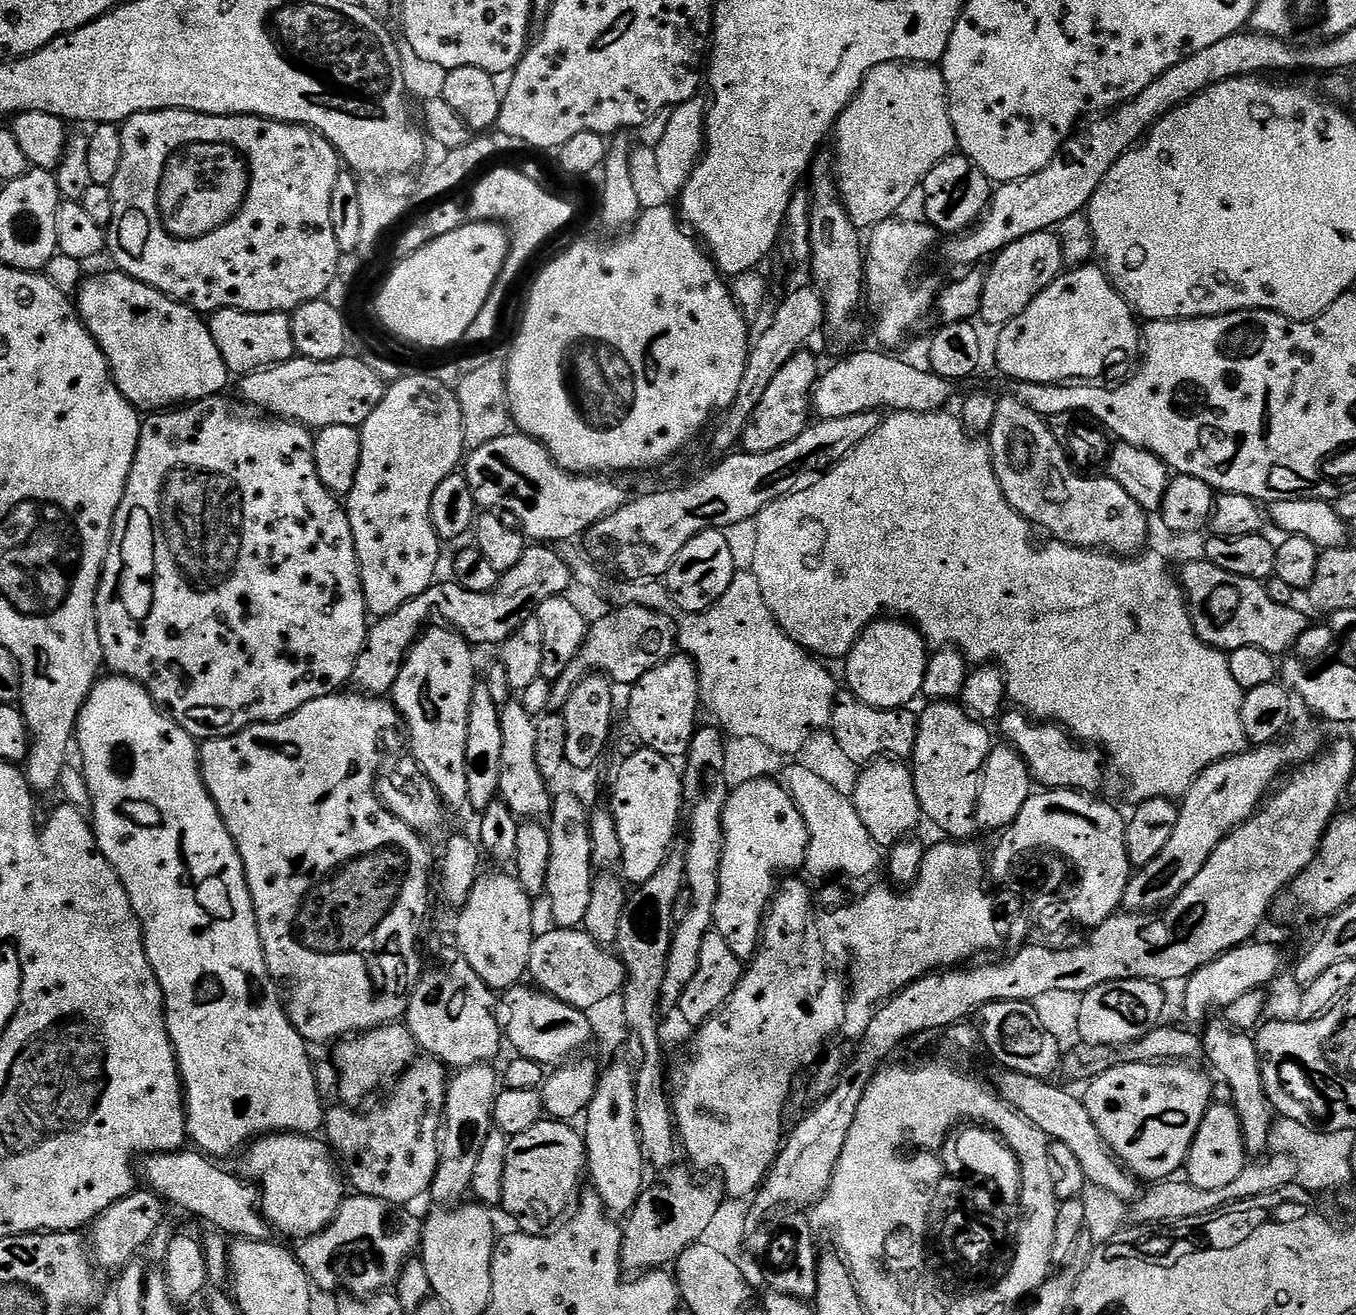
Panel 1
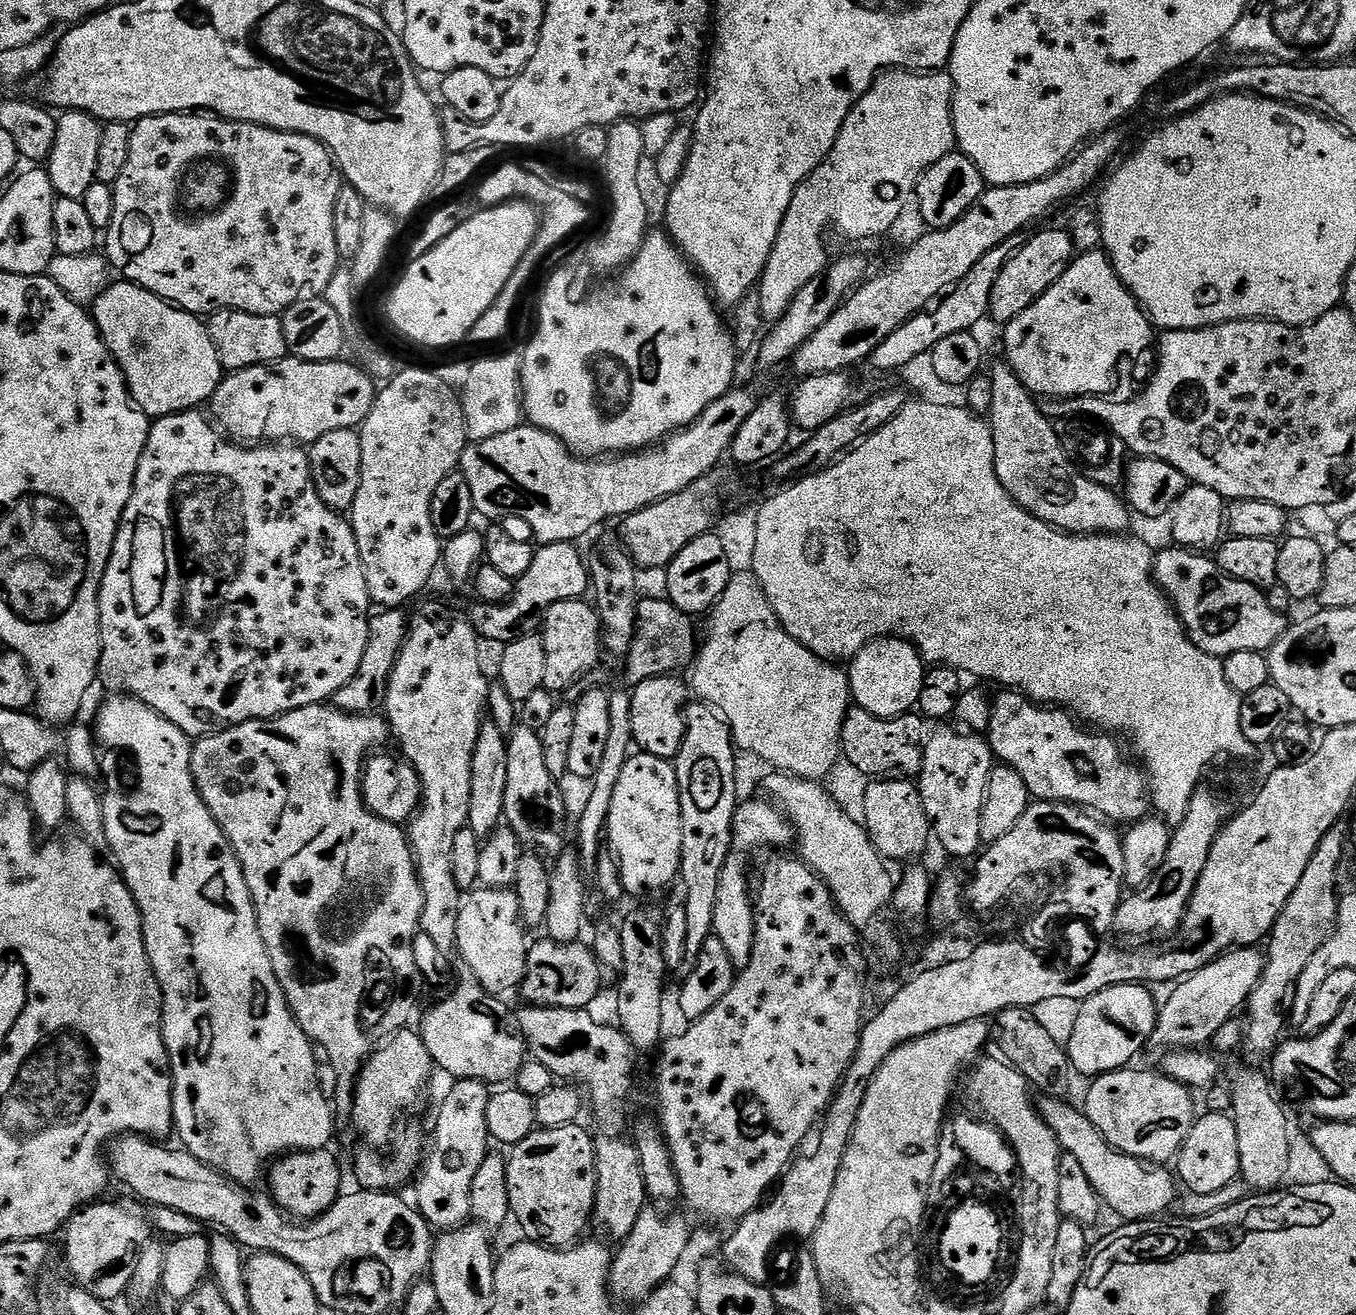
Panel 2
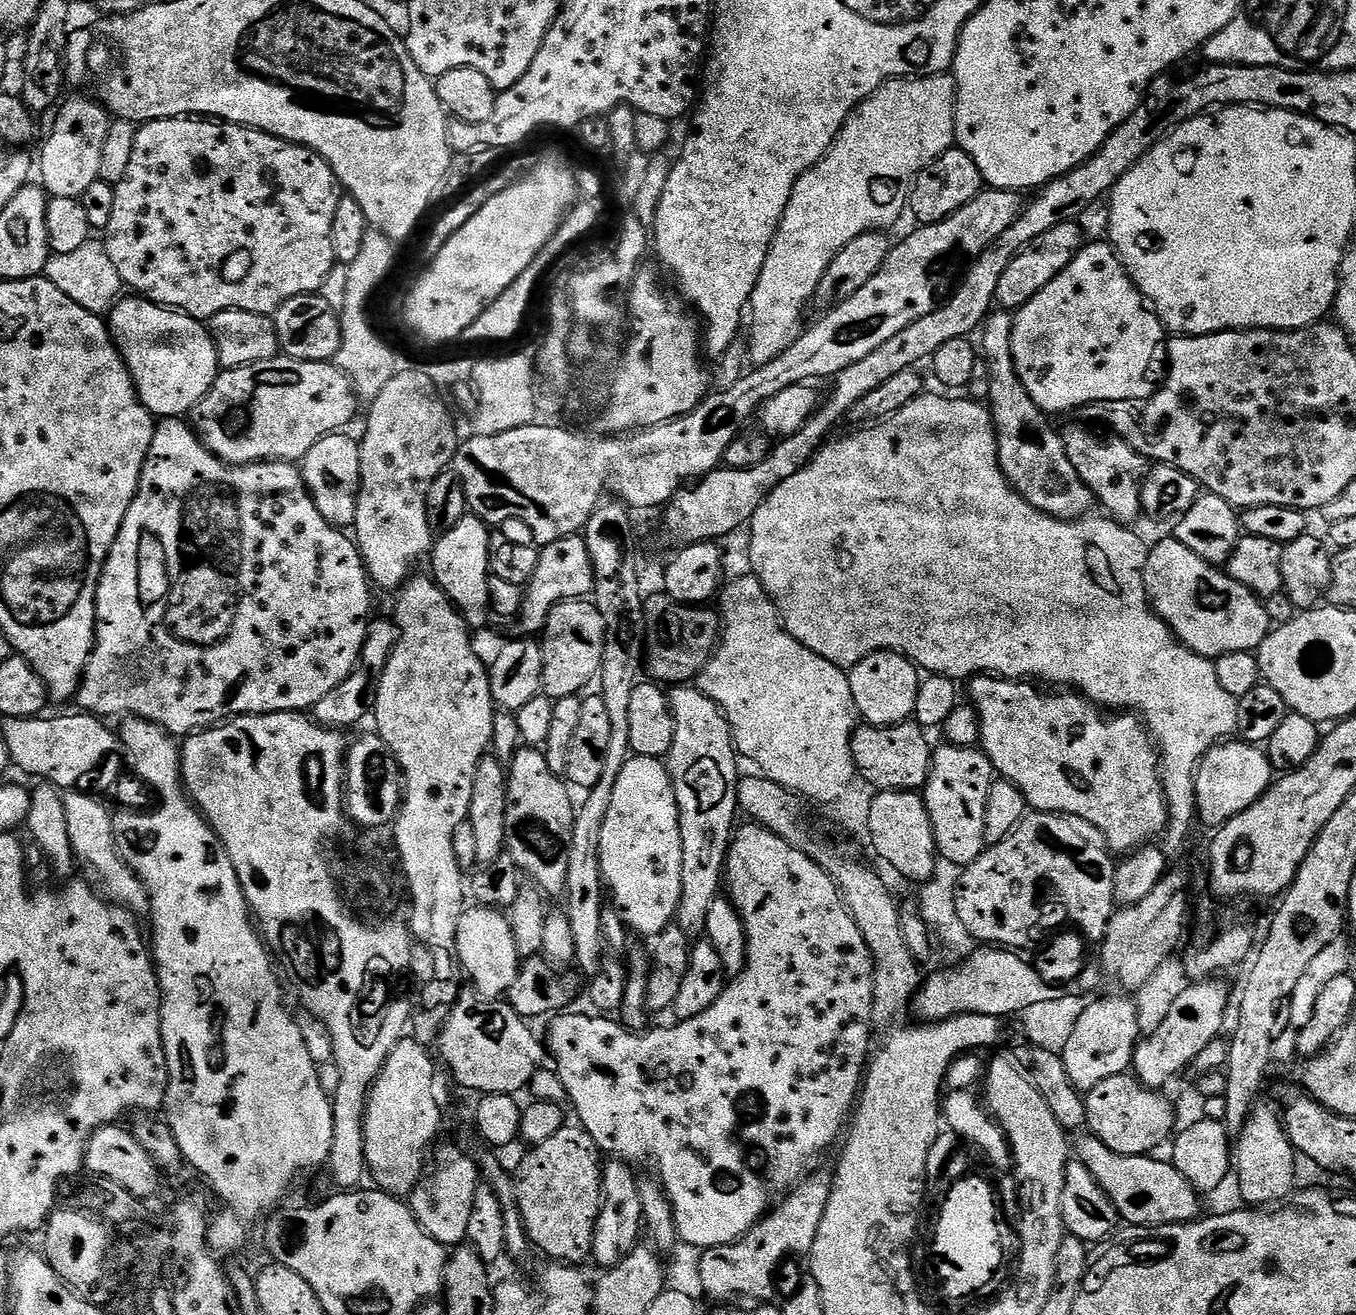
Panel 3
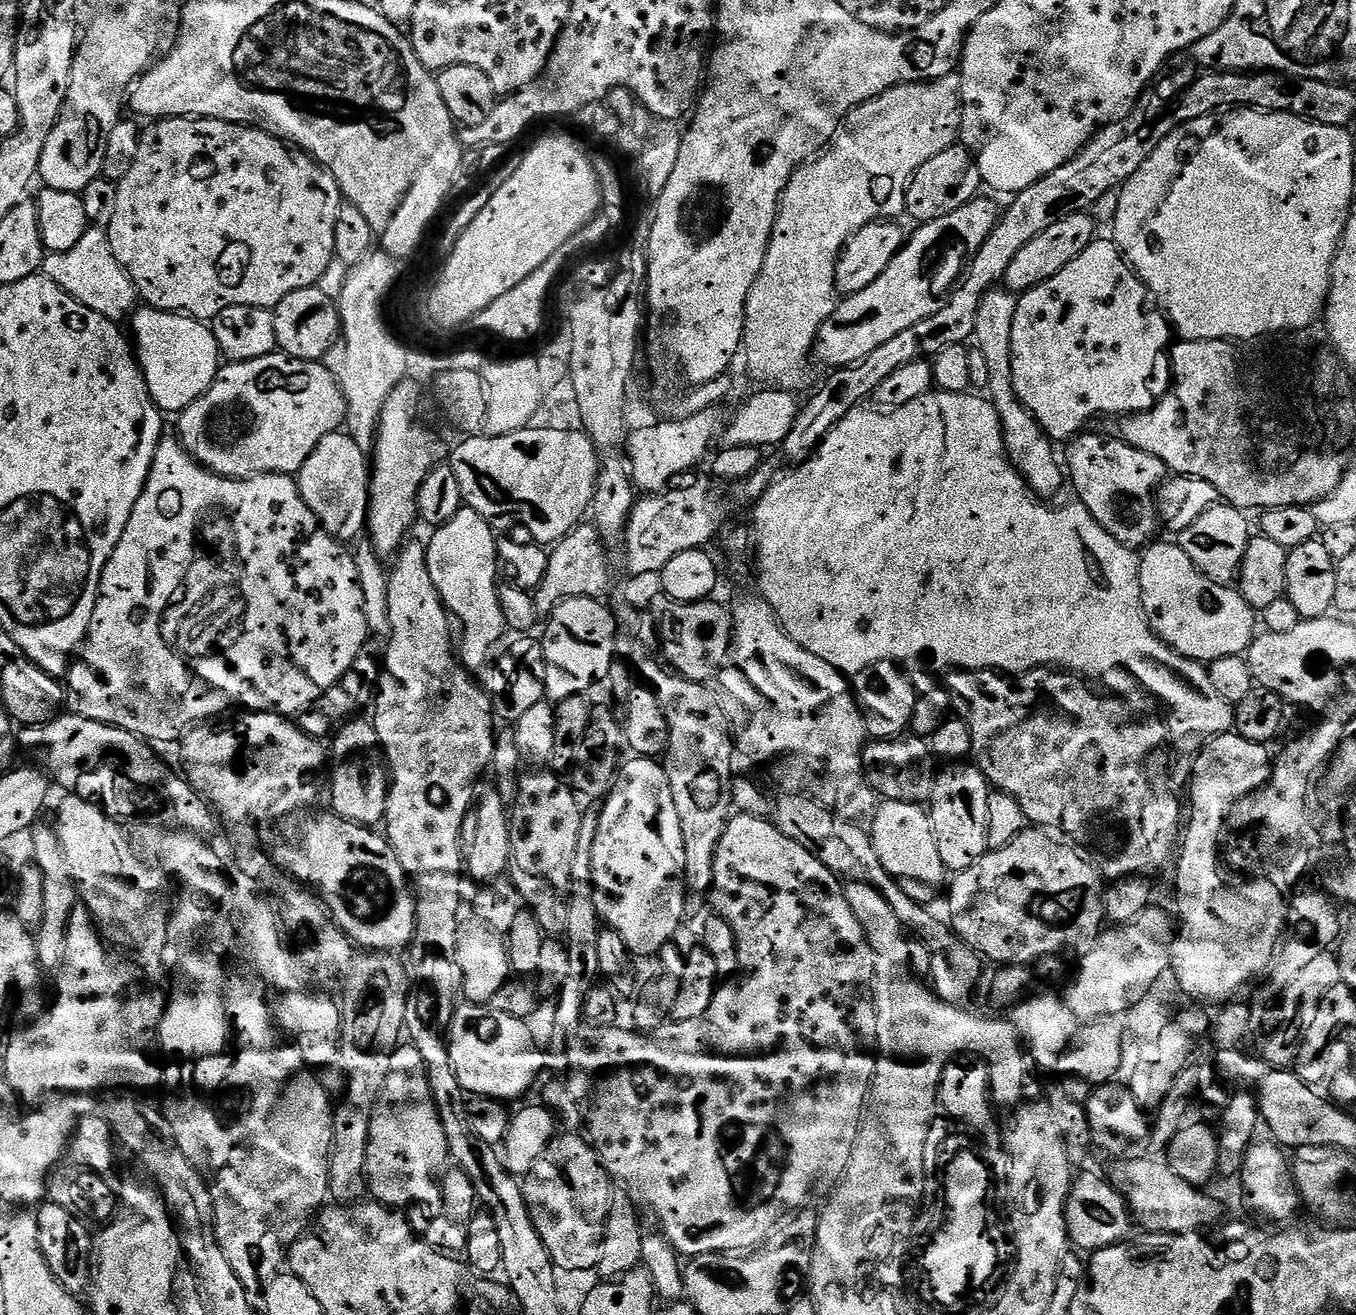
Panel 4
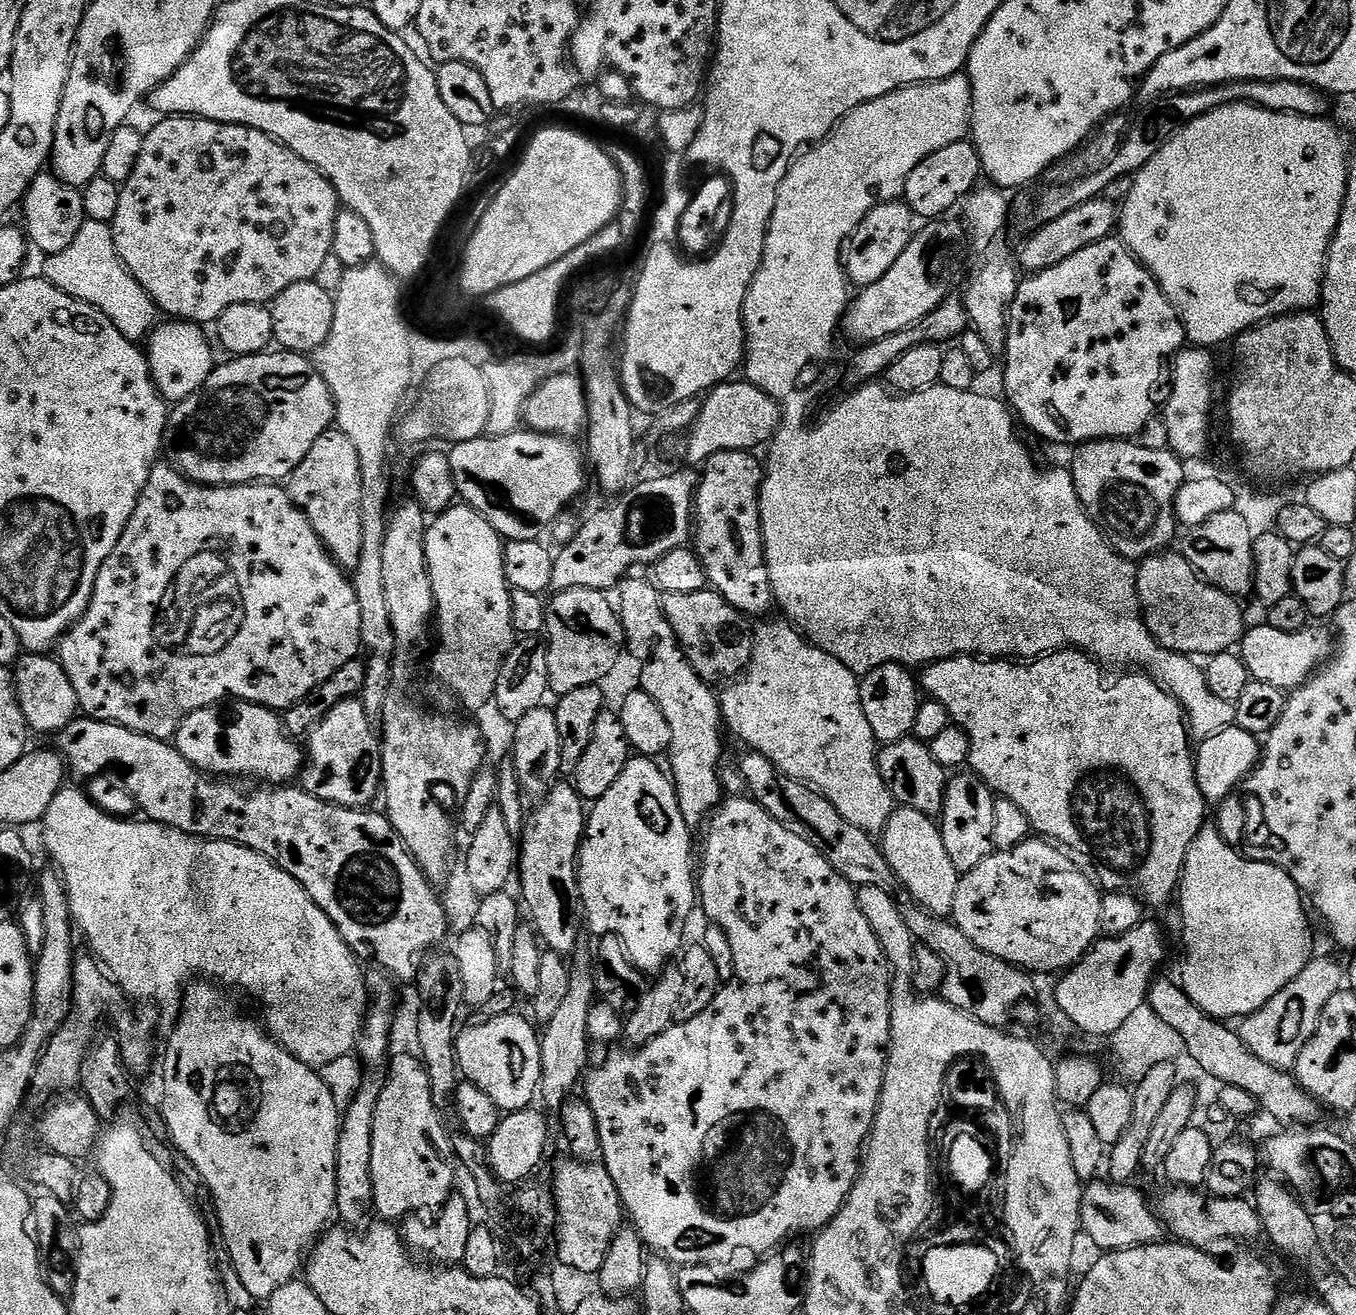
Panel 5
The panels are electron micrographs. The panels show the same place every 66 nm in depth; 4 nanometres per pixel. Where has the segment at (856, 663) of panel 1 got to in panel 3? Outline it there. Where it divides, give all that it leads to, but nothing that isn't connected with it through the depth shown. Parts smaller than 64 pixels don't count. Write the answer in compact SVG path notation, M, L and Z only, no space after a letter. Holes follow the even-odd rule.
M875 652L862 658L862 662L855 664L848 672L850 694L854 694L859 719L879 728L911 721L921 679L916 665L899 652Z

